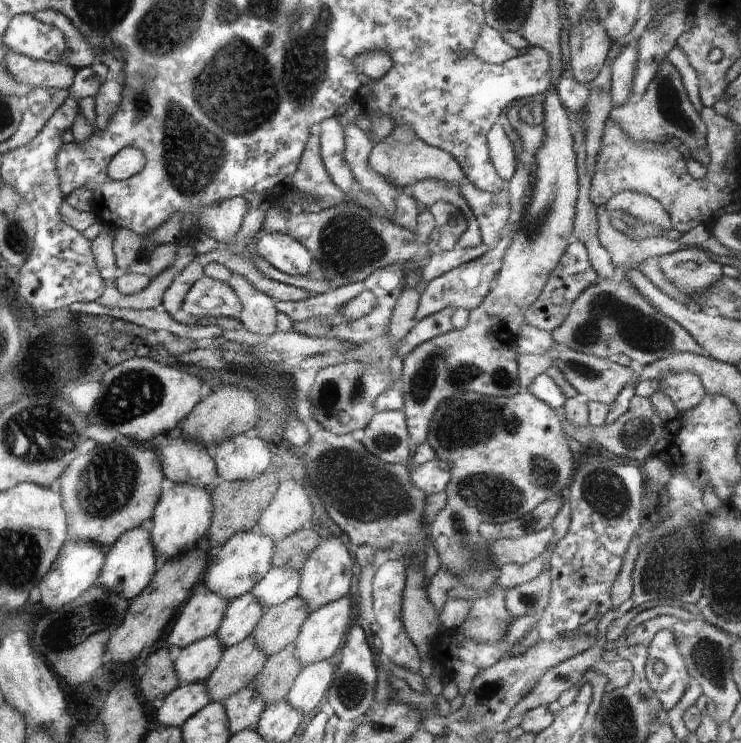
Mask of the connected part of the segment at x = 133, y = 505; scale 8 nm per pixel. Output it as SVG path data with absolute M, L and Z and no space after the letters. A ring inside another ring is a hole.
M134 442L98 446L90 454L76 458L76 462L68 468L68 474L62 478L62 494L72 528L86 530L76 530L72 534L99 544L108 554L120 536L152 518L154 506L159 504L158 496L164 480L162 467L151 446L142 448Z

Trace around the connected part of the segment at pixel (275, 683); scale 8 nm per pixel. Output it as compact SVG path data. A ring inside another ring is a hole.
M288 645L279 653L268 656L258 678L252 682L265 702L273 703L286 699L302 668L295 654L295 645Z

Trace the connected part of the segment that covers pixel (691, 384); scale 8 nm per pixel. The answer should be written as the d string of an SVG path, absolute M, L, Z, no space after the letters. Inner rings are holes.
M672 371L660 379L636 382L635 391L644 398L651 398L656 393L667 394L679 409L679 413L694 409L706 394L701 378L692 373Z

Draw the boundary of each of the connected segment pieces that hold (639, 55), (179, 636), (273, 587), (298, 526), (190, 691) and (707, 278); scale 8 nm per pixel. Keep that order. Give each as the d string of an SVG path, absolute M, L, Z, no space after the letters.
M688 9L683 10L676 10L672 13L663 16L660 24L652 30L652 32L645 32L641 35L638 41L631 41L628 42L626 48L620 52L619 56L615 58L614 64L611 66L611 95L612 95L612 104L613 109L611 110L610 119L609 121L612 123L616 123L620 128L630 137L633 141L640 141L643 140L645 136L649 137L650 139L654 140L656 138L660 140L664 139L671 139L673 136L674 138L678 138L684 143L691 152L699 151L704 149L707 150L707 128L706 125L703 123L701 112L704 108L700 95L699 95L699 82L696 71L692 68L691 63L688 60L687 54L678 46L676 46L677 38L683 33L686 32L688 29L694 25L694 16L689 14Z
M198 589L187 600L187 604L181 607L164 644L183 649L203 638L214 637L229 604L228 600L212 591Z
M272 566L251 593L263 604L264 608L285 603L298 596L301 574L287 568Z
M288 478L281 481L280 494L276 494L276 502L264 509L264 522L260 522L260 531L268 535L276 544L286 536L292 536L301 530L310 529L312 508L310 502L296 482Z
M206 681L181 683L178 689L166 697L156 712L156 722L162 727L181 727L199 710L211 703Z
M696 245L660 257L663 273L687 293L704 292L718 282L724 272L722 265L710 260L706 252Z

